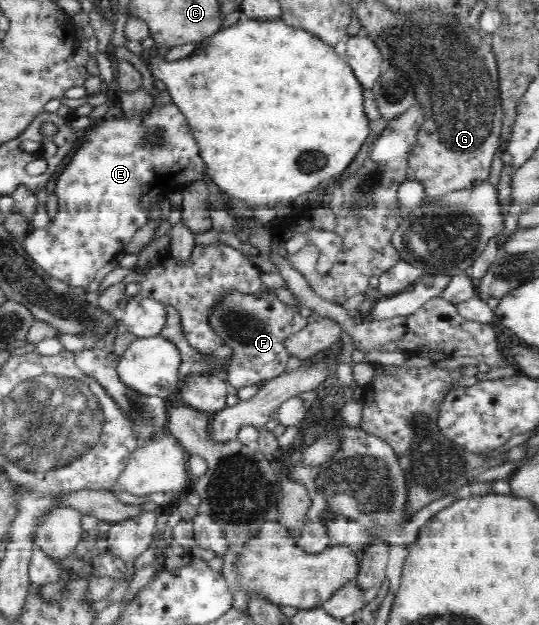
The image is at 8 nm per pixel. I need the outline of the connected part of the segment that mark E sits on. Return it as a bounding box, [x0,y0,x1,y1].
[25,105,207,287]

